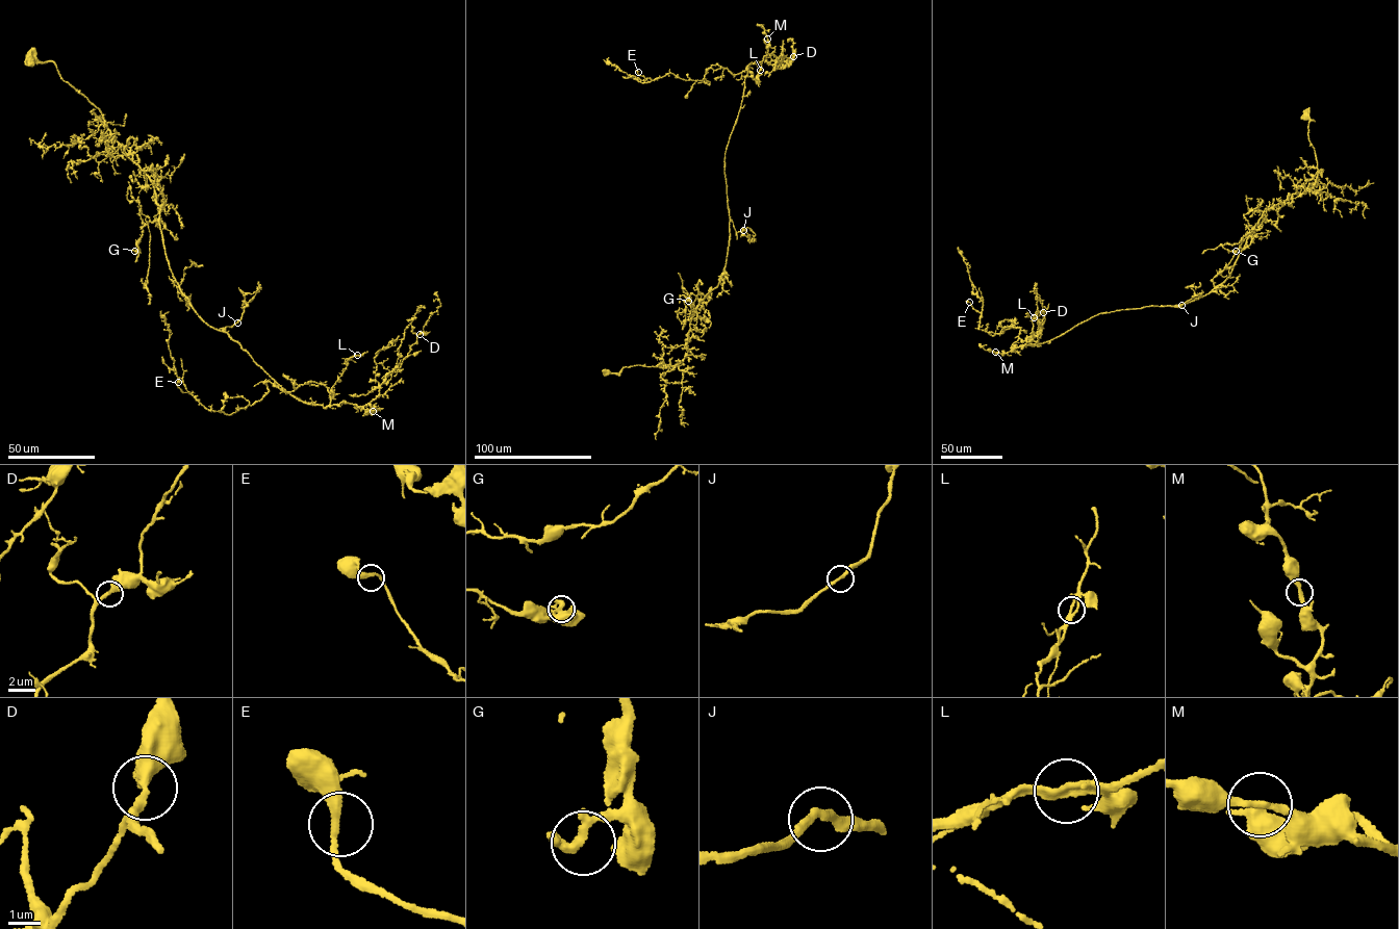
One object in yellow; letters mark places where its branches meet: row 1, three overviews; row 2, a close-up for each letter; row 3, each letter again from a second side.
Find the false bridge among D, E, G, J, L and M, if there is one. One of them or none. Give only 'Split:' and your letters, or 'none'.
Split: none

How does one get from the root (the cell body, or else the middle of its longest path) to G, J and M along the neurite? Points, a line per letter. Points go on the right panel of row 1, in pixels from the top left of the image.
G: (1306, 114), (1313, 120), (1307, 134), (1317, 162), (1315, 183), (1266, 210), (1253, 235), (1222, 244), (1236, 251)
J: (1306, 114), (1317, 162), (1314, 185), (1266, 210), (1223, 282), (1189, 302), (1162, 306), (1181, 305)
M: (1306, 114), (1313, 120), (1315, 183), (1263, 213), (1221, 283), (1186, 303), (1099, 313), (1046, 341), (995, 352)

